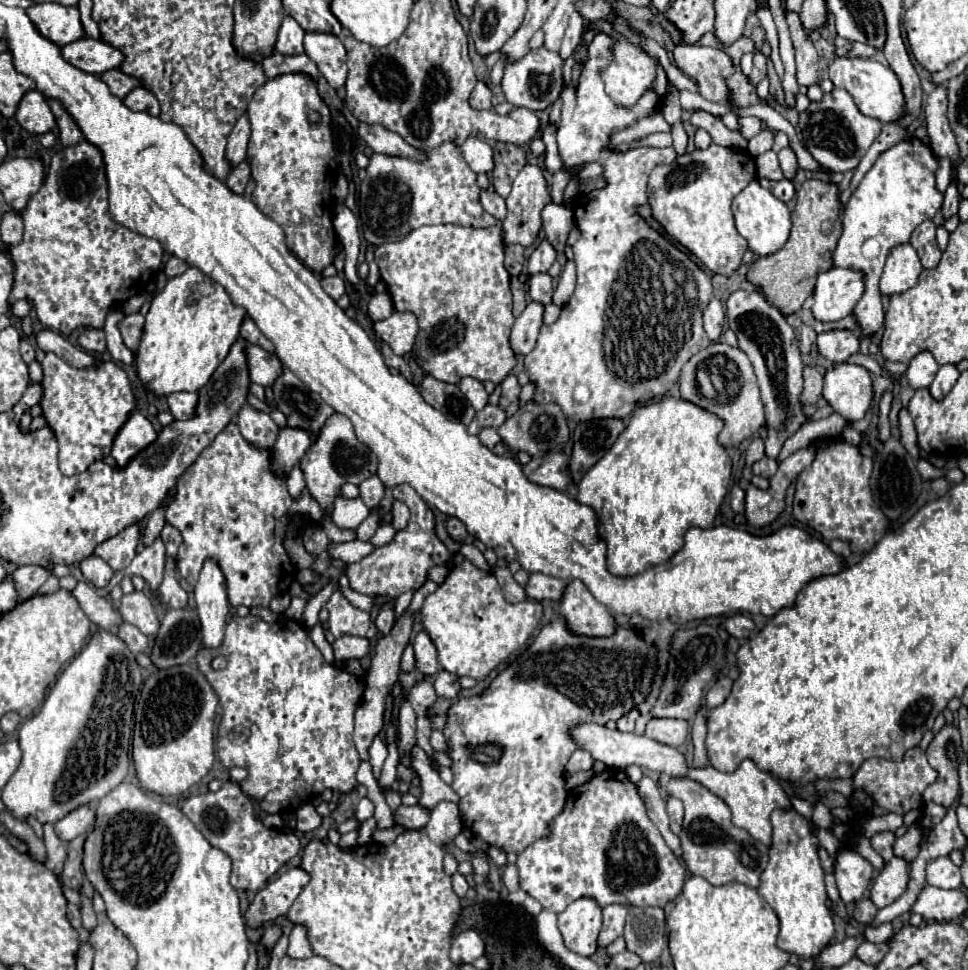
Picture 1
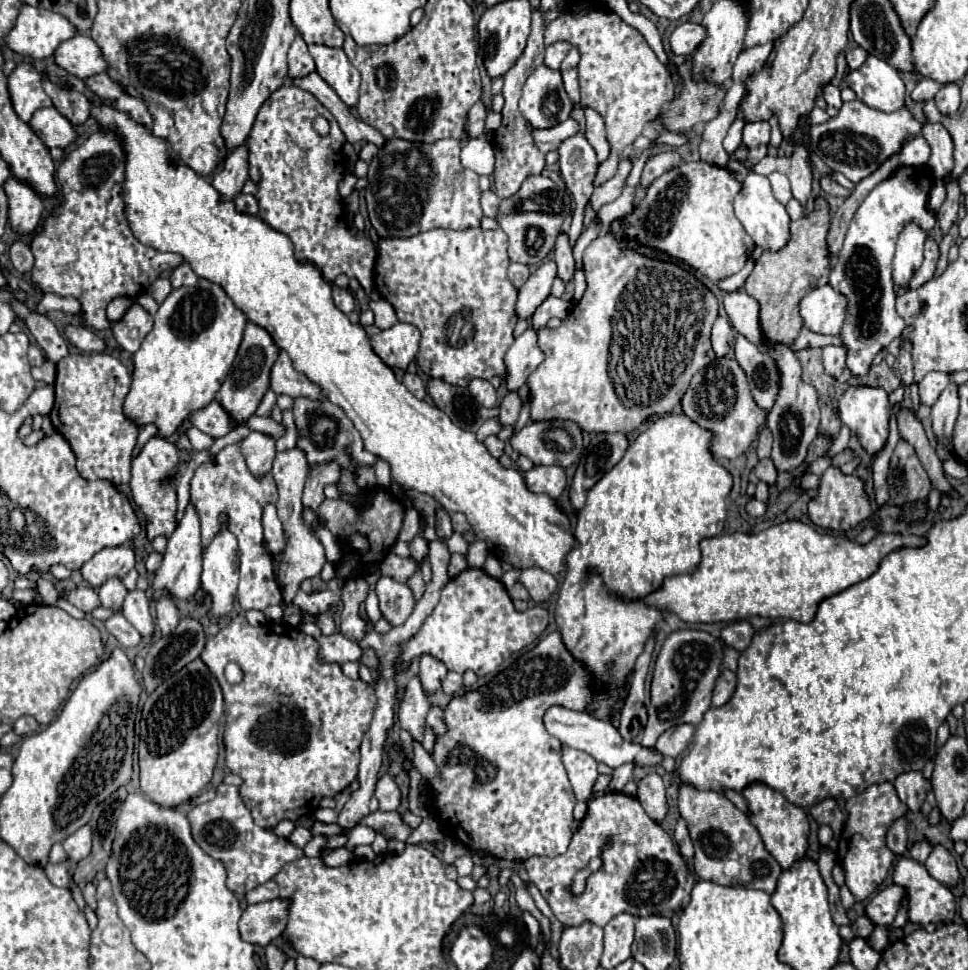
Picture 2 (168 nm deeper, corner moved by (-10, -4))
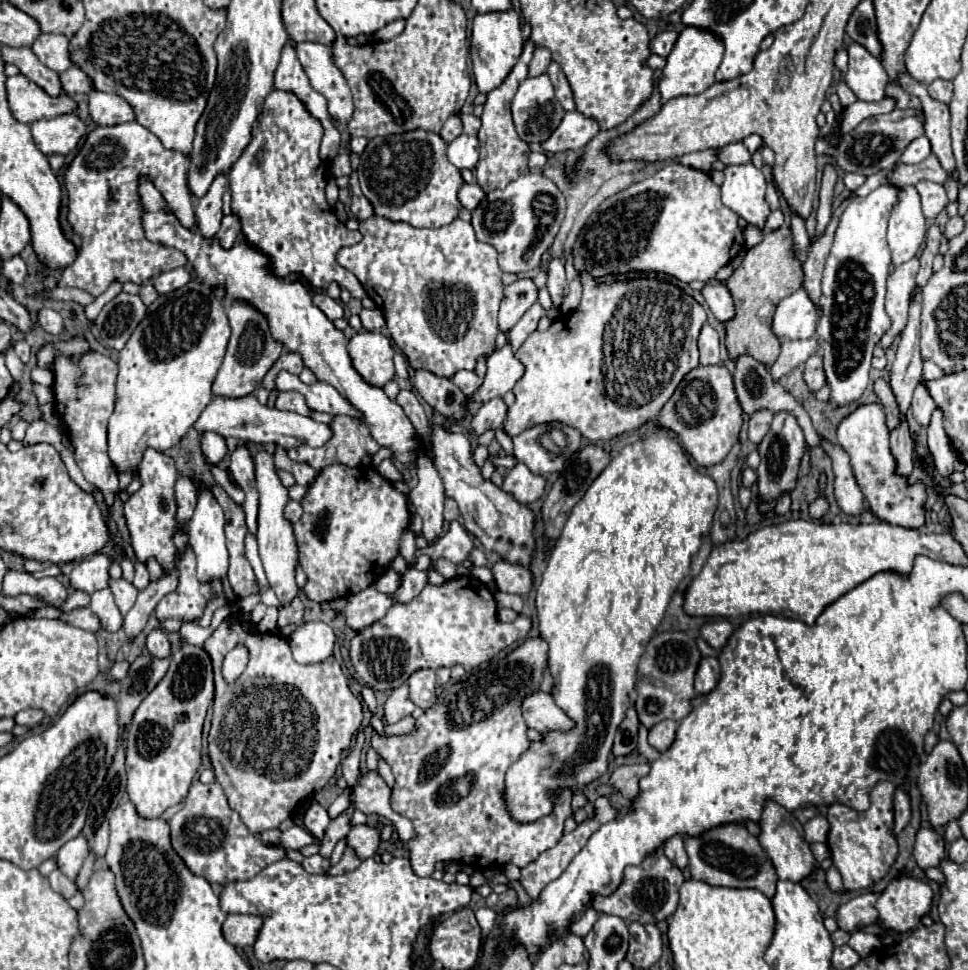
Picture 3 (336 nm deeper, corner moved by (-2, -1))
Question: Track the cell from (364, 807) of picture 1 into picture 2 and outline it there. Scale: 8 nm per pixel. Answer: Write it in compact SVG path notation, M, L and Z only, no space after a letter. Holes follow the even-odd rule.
M357 825L357 827L349 833L349 839L347 839L347 843L345 843L345 849L353 853L355 847L359 847L359 845L371 845L373 839L375 839L375 831L373 831L373 829L369 829L369 827L365 827L365 825Z

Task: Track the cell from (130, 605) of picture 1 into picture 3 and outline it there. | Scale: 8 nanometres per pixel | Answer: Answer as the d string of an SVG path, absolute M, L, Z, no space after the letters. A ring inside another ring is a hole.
M121 578L121 580L111 580L111 582L109 582L109 588L111 588L113 596L115 596L115 604L117 604L117 608L119 608L121 614L125 616L125 614L131 610L133 602L137 600L139 590L137 590L133 584L125 582L123 578Z

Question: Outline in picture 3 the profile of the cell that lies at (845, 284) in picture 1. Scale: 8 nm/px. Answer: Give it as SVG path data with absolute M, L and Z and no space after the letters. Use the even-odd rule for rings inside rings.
M799 288L791 296L777 304L773 318L773 332L785 340L805 340L817 334L817 322L821 318L821 308L809 298L805 288Z

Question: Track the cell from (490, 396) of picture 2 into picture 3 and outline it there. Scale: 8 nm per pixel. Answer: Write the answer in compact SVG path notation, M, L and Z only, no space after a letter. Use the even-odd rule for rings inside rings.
M459 370L451 380L461 388L461 392L463 392L465 396L475 394L475 392L479 390L481 382L483 382L475 372L469 372L469 370Z

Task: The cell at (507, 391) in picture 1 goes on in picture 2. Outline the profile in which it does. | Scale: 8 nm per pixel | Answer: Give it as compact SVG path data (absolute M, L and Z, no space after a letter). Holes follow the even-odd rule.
M507 393L505 399L501 401L499 405L499 423L501 425L515 425L517 417L519 417L519 411L521 411L521 399L517 393Z

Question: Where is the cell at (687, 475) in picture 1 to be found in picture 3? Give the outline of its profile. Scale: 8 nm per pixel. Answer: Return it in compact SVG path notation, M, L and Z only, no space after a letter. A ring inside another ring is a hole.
M653 426L653 430L651 430L649 436L645 436L641 440L625 446L611 460L611 464L593 480L593 484L589 486L589 490L585 492L585 496L573 506L573 510L571 510L571 514L569 514L569 518L565 522L565 528L563 528L563 532L561 532L561 536L559 536L553 552L549 556L547 570L543 572L541 586L537 588L535 604L537 604L541 638L545 638L547 644L549 644L549 670L551 670L553 680L555 680L555 688L553 688L551 694L553 694L557 706L563 708L567 712L567 716L571 716L575 720L575 728L569 730L569 732L549 732L549 734L545 734L543 742L531 742L531 748L507 770L507 774L505 774L505 800L507 800L511 816L517 822L533 822L533 820L537 820L541 816L547 816L553 810L553 806L549 802L549 794L547 794L549 788L559 788L559 786L569 786L573 790L575 788L583 788L583 786L591 784L593 780L597 780L601 774L607 772L615 730L621 724L621 720L625 718L625 710L629 708L629 694L631 694L631 690L635 686L637 662L639 662L641 654L645 652L647 642L655 634L659 622L663 620L665 608L667 608L667 604L669 604L675 588L689 574L691 558L697 554L697 550L699 550L699 546L703 542L703 536L707 536L709 530L711 530L715 508L717 508L717 488L715 488L715 482L707 474L701 474L697 468L691 466L689 456L685 454L681 442L677 440L677 434L673 430L669 430L669 428L665 428L665 426Z

